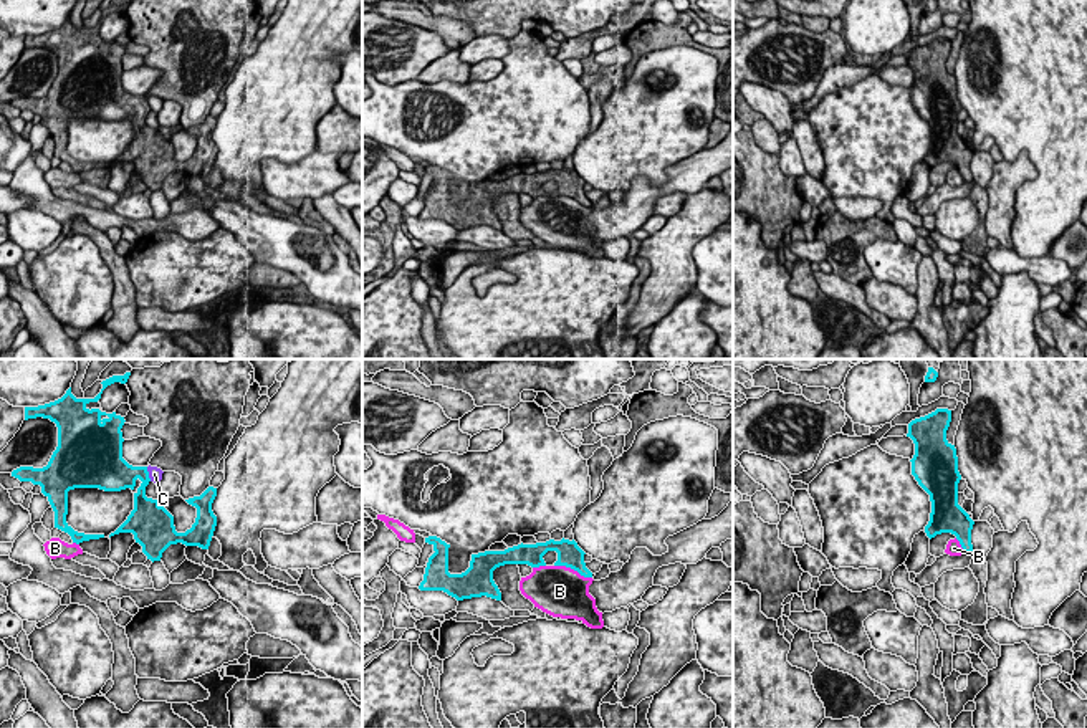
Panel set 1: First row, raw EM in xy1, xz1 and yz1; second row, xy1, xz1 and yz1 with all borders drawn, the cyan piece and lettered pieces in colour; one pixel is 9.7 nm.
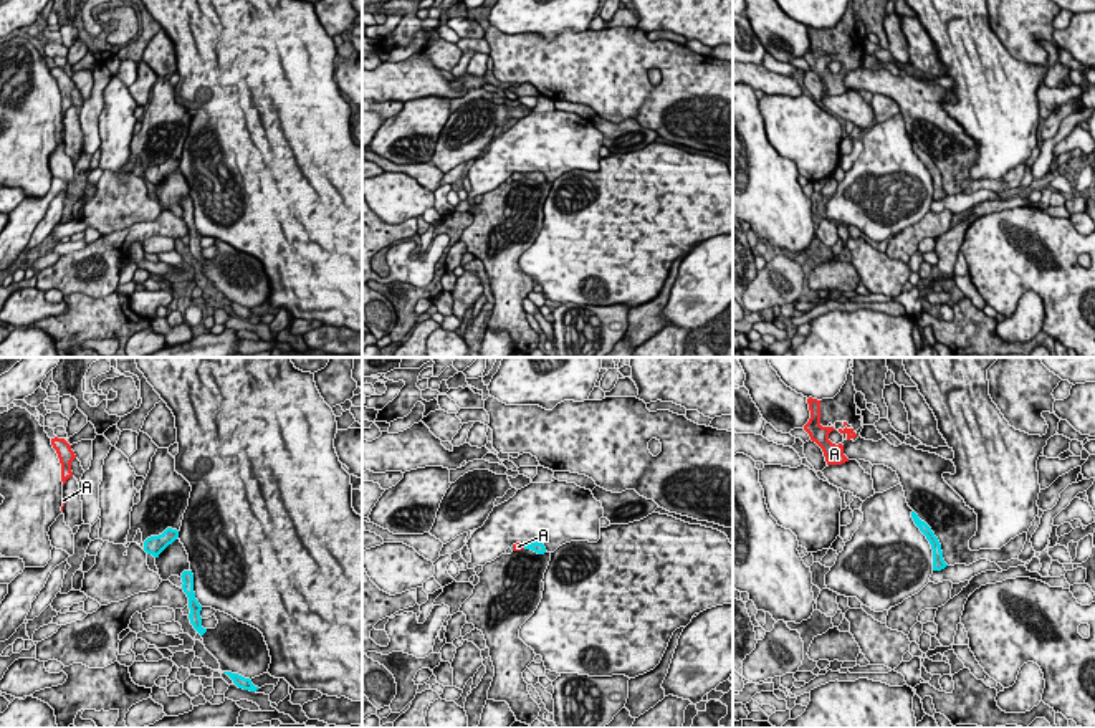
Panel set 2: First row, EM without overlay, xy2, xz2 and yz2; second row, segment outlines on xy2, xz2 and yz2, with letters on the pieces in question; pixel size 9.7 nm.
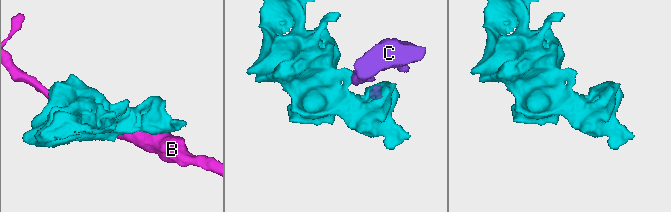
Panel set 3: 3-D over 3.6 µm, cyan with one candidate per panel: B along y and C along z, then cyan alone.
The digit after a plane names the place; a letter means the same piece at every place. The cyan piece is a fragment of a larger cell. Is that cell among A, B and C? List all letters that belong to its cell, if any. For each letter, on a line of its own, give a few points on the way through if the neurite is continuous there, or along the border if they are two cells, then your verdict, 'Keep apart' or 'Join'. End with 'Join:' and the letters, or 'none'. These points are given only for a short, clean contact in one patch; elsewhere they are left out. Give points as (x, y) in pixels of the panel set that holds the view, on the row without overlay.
A: Path across: xz2 (536, 176), (523, 176), (518, 176). Join
B: Keep apart
C: Boundary: xy1 (146, 96), (151, 110). Keep apart
Join: A

